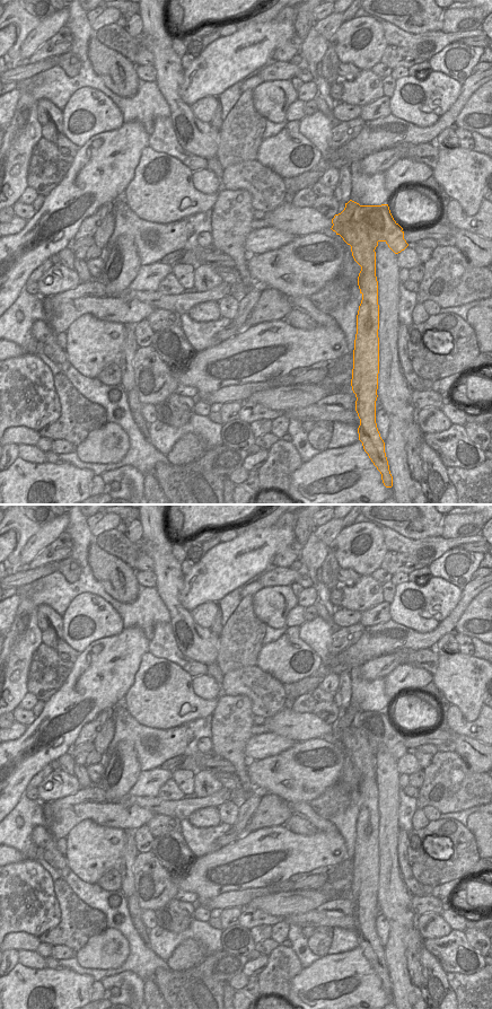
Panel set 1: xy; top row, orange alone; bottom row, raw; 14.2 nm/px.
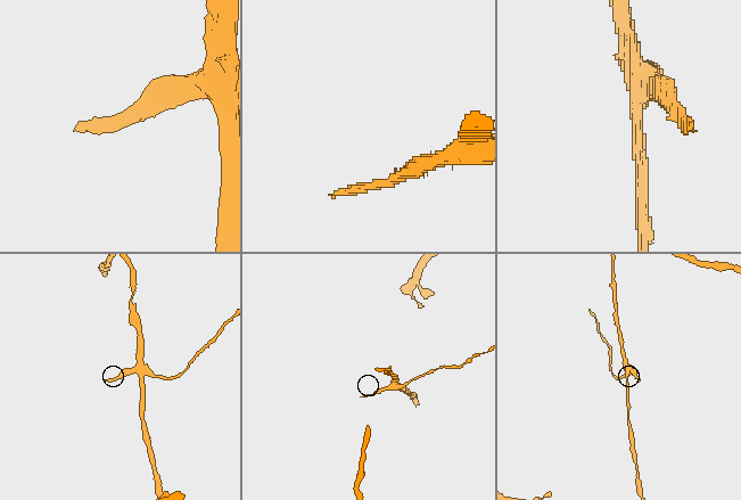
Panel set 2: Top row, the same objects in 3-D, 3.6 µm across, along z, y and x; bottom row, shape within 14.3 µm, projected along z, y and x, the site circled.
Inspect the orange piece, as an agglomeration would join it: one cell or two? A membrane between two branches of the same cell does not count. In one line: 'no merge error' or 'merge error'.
merge error

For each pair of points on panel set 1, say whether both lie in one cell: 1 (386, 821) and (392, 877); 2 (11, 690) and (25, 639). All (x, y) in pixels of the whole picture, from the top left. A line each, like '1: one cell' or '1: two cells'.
1: one cell
2: one cell

